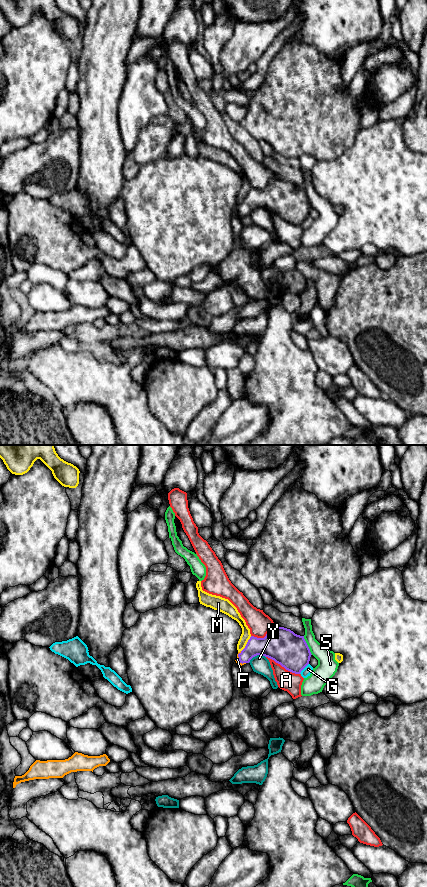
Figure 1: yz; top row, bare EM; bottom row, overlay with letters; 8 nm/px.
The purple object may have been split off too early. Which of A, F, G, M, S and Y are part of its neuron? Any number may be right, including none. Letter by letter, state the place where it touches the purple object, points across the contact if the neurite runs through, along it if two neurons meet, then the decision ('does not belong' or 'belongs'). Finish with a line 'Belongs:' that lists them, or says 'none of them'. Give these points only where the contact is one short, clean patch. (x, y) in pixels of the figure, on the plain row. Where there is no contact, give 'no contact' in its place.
A: yz (283, 218) | does not belong
F: yz (239, 210) | across yz (267, 198), (255, 198), (239, 210), (237, 211) | belongs
G: yz (304, 219) | does not belong
M: yz (246, 196) | does not belong
S: yz (307, 197) | does not belong
Y: yz (256, 207) | does not belong
Belongs: F

